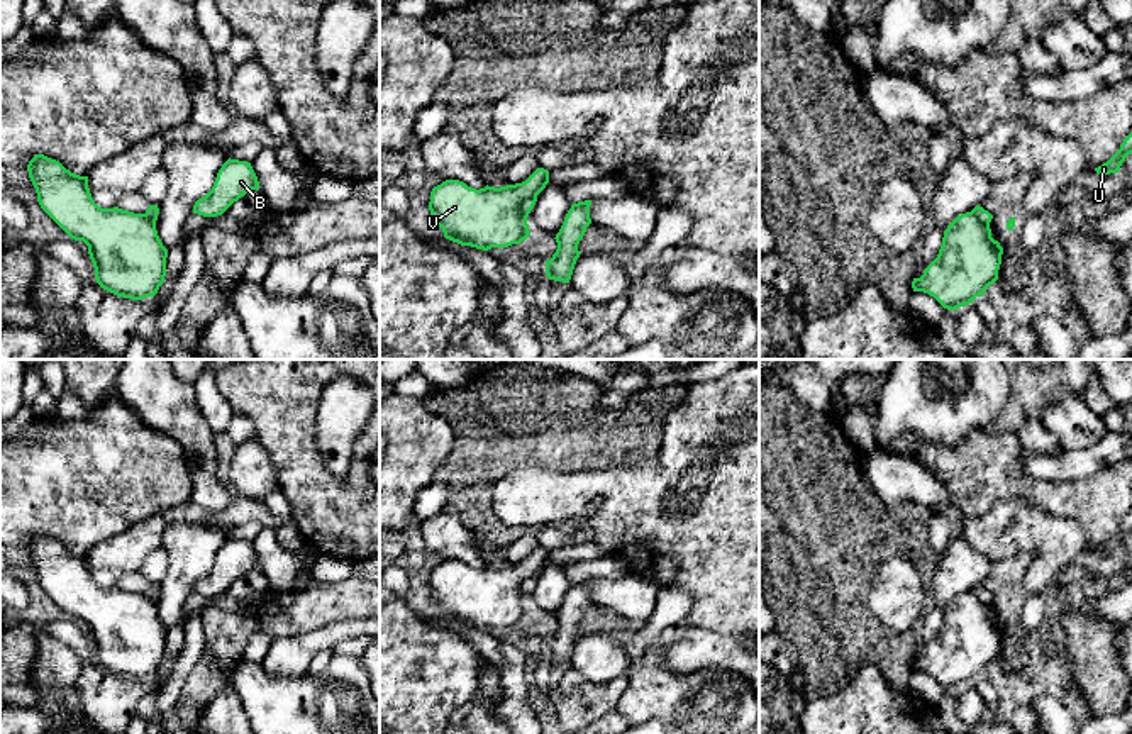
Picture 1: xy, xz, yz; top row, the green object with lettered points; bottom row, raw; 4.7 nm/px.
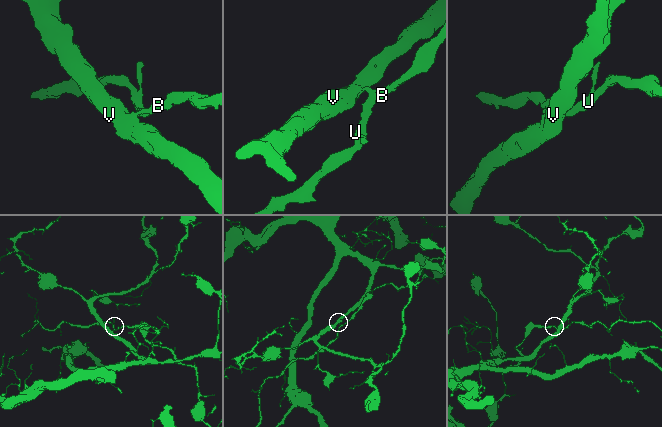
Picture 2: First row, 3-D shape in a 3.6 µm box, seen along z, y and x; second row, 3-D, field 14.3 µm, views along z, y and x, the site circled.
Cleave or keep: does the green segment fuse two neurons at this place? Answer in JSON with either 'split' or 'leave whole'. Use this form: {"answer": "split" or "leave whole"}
{"answer": "split"}

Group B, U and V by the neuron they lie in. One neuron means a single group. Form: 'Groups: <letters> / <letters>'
Groups: B U / V

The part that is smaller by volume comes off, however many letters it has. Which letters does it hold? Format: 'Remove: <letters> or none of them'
Remove: B, U

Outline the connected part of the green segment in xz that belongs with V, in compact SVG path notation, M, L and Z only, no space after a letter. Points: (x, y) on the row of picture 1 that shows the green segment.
M537 168L525 181L507 186L471 188L446 180L430 192L429 210L444 237L461 246L488 251L525 241L529 232L522 205L549 183L549 171Z

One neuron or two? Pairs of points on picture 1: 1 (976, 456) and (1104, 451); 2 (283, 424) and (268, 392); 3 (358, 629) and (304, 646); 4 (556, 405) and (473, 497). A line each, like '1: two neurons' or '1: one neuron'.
1: two neurons
2: one neuron
3: one neuron
4: one neuron

